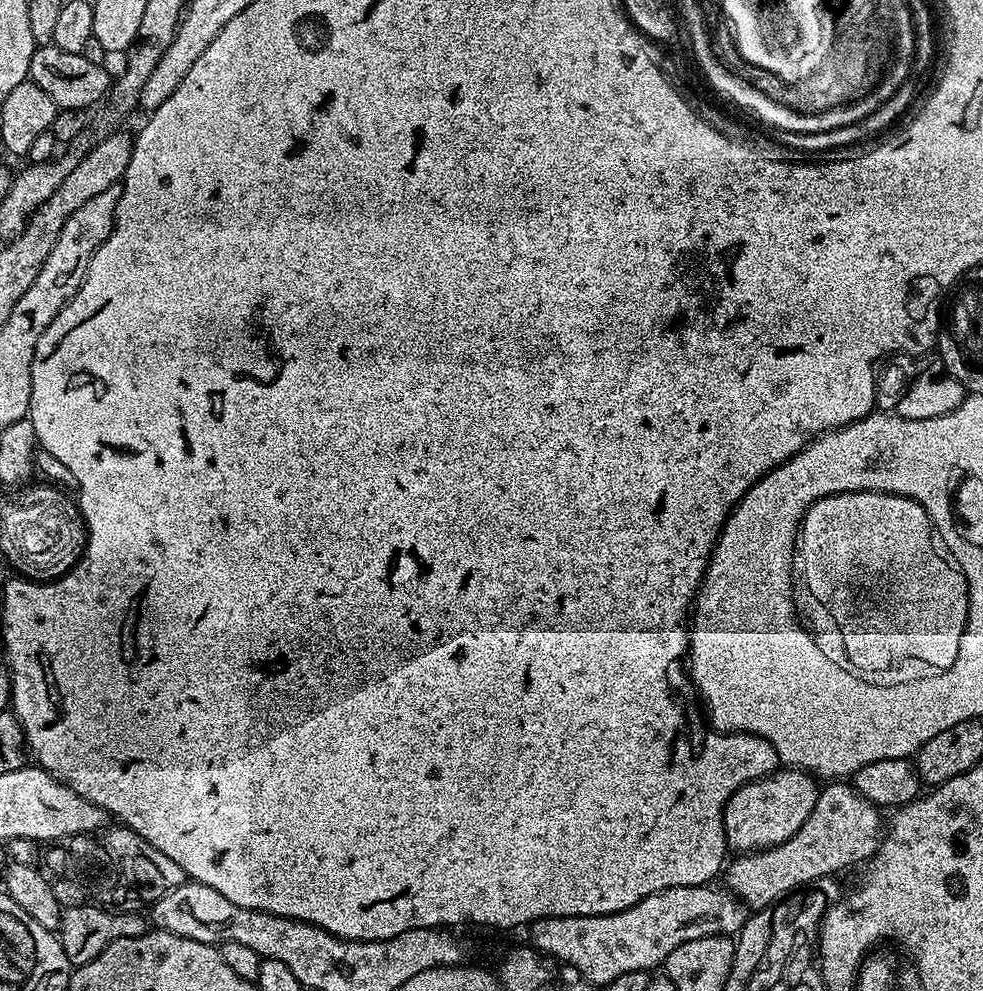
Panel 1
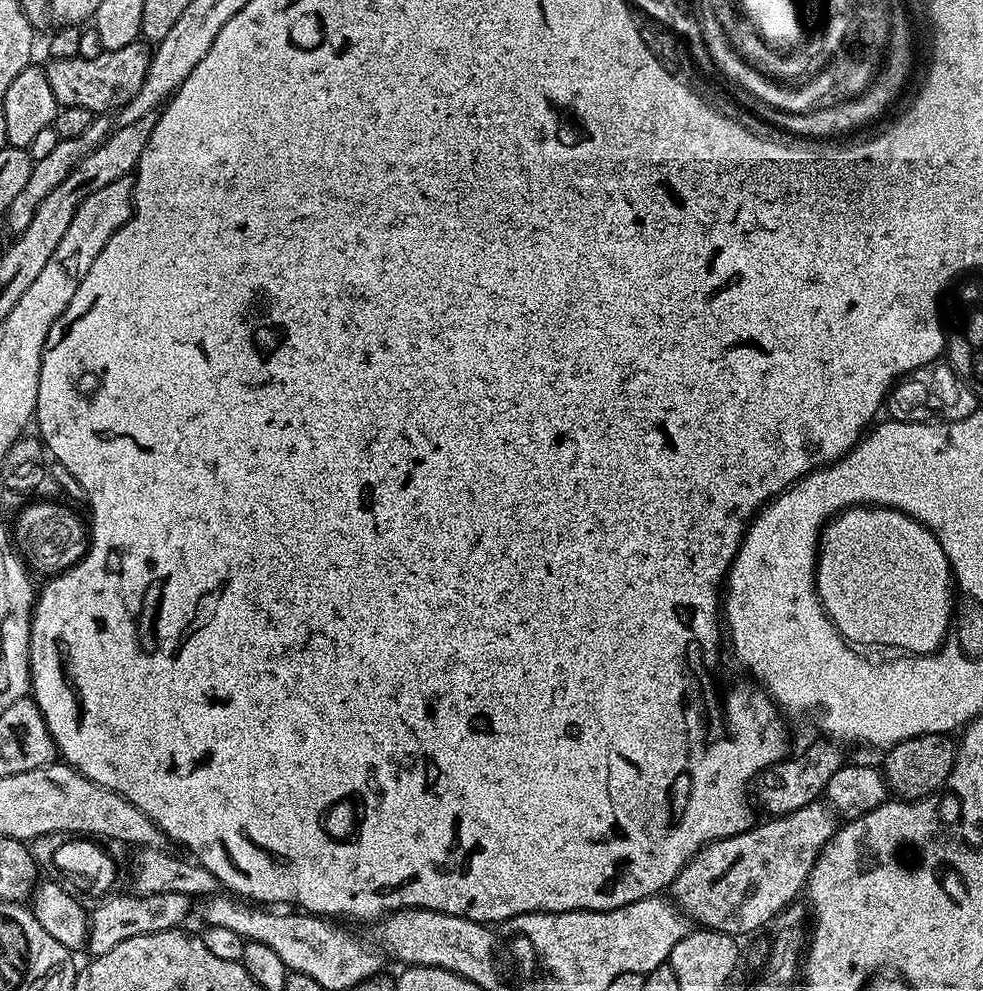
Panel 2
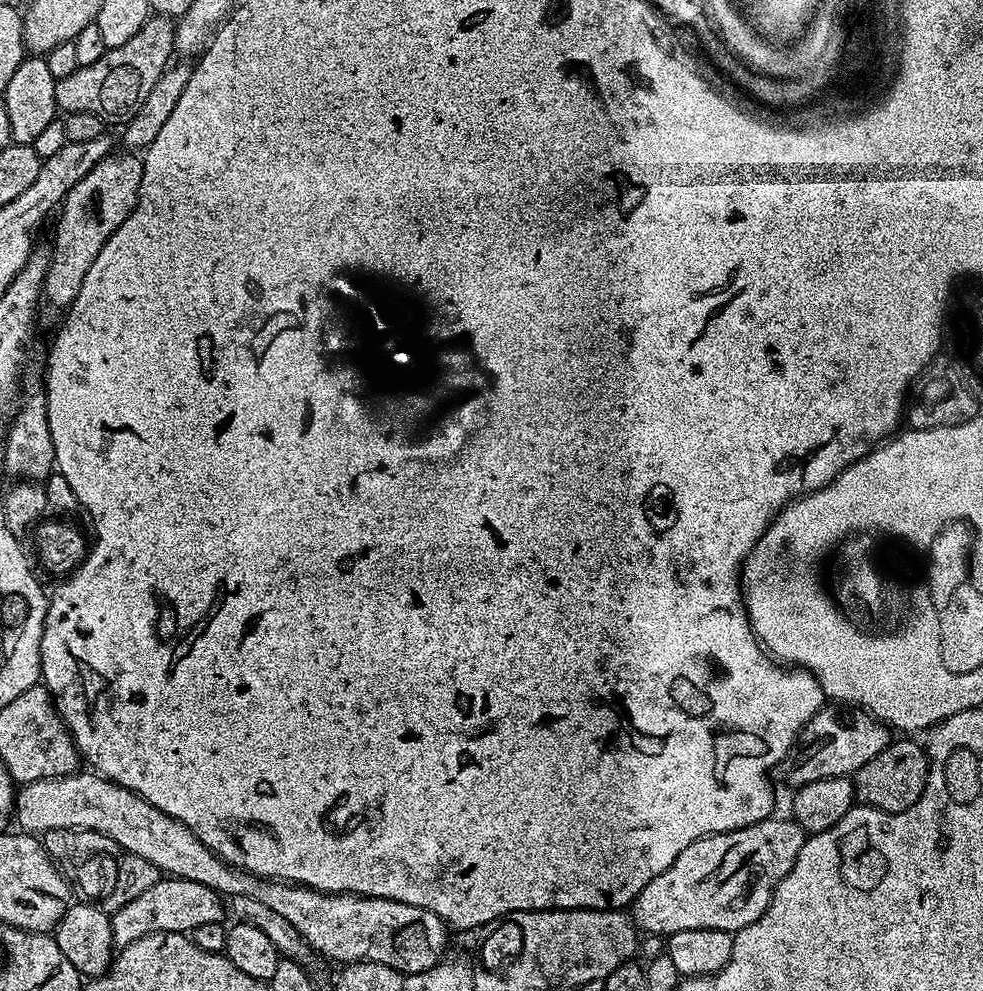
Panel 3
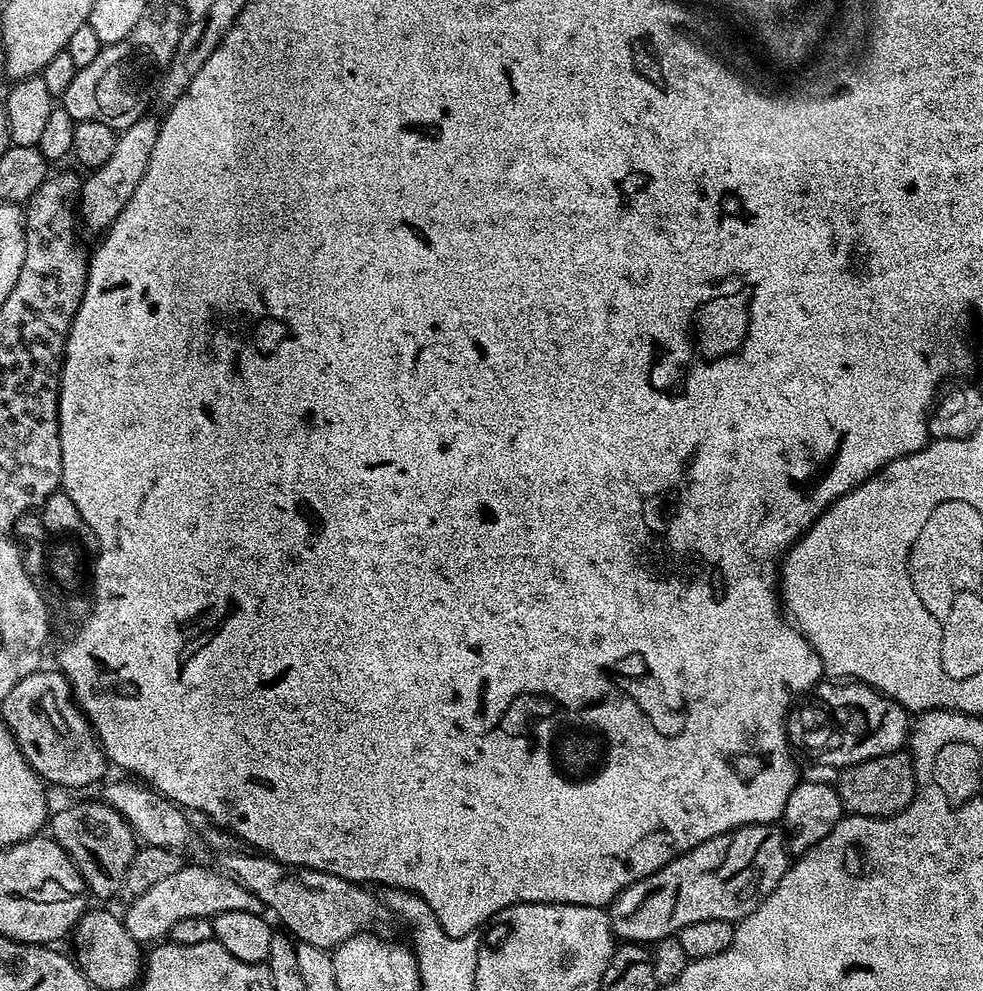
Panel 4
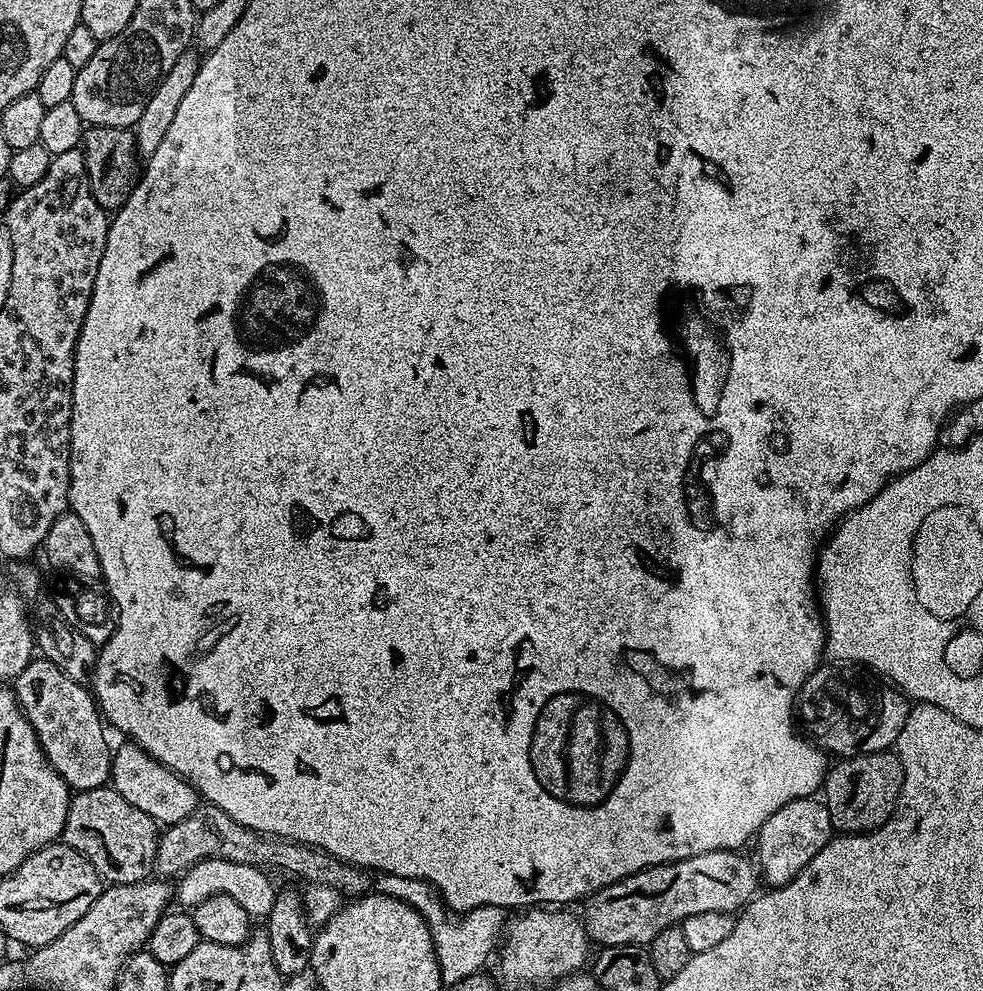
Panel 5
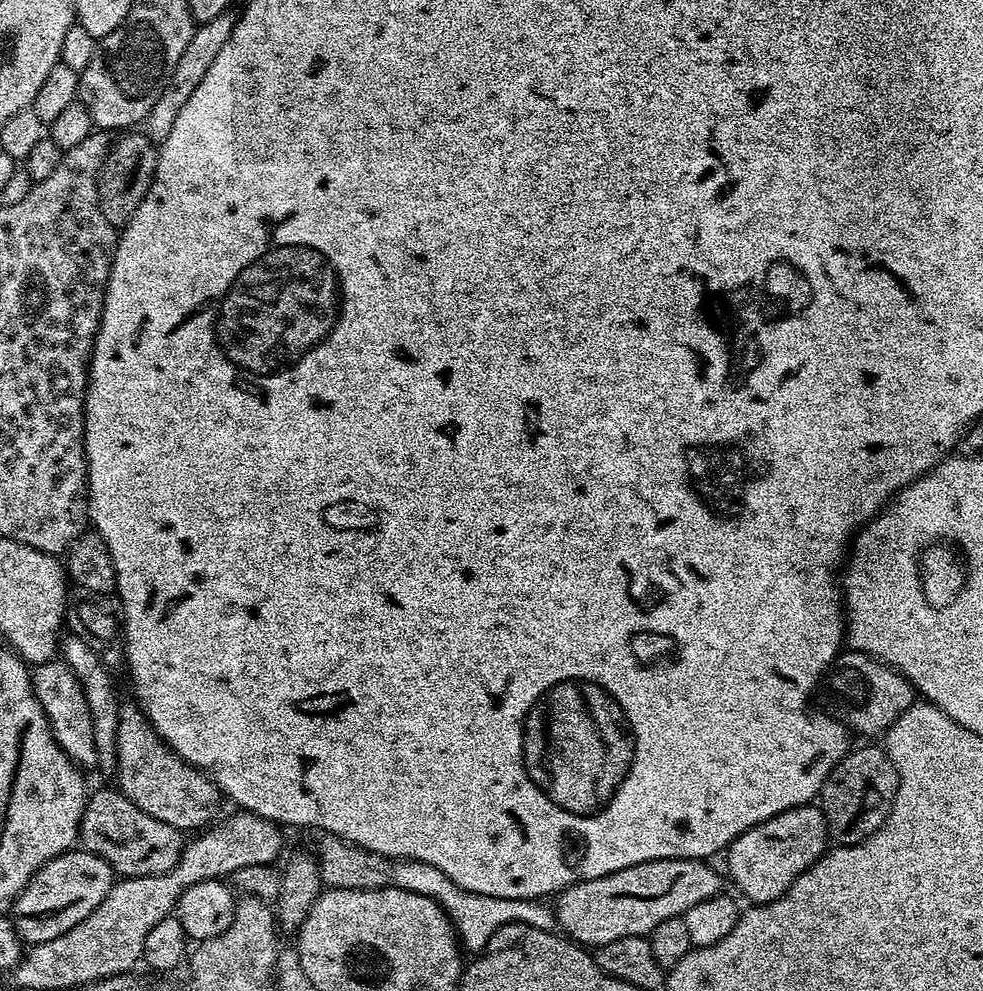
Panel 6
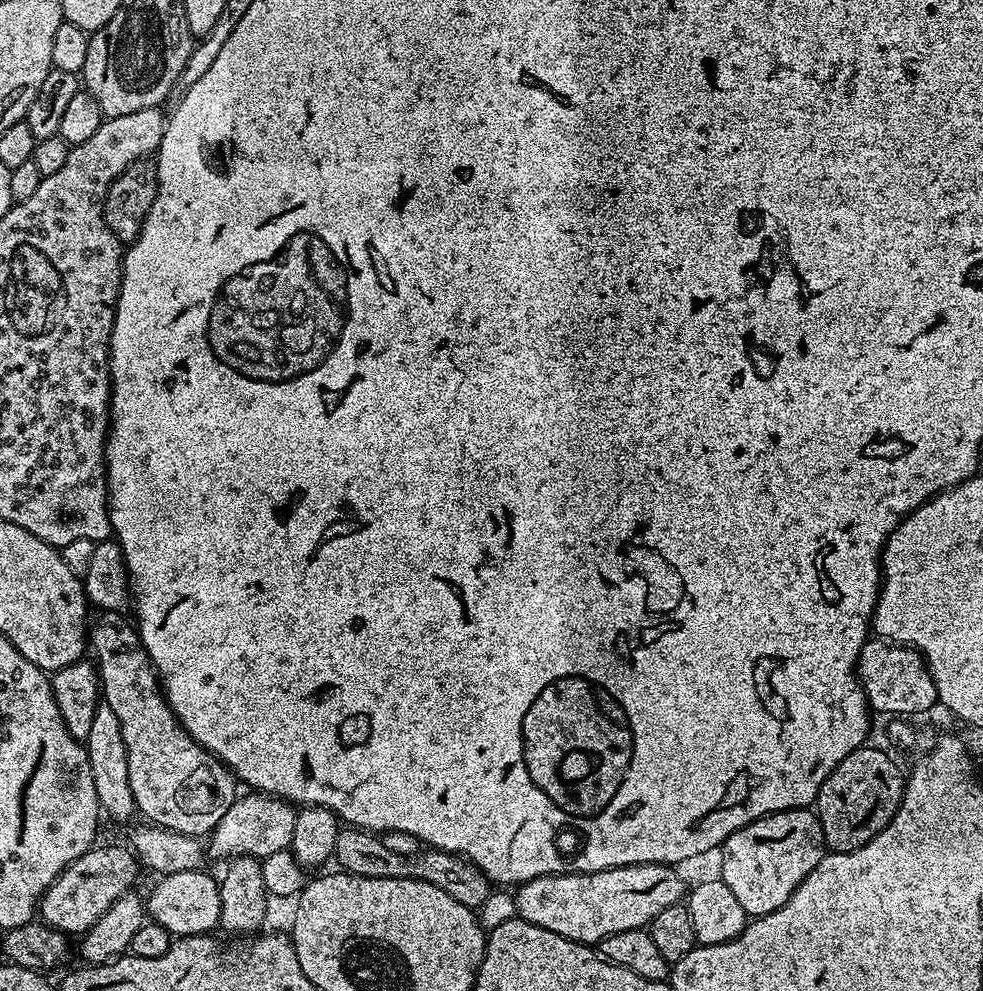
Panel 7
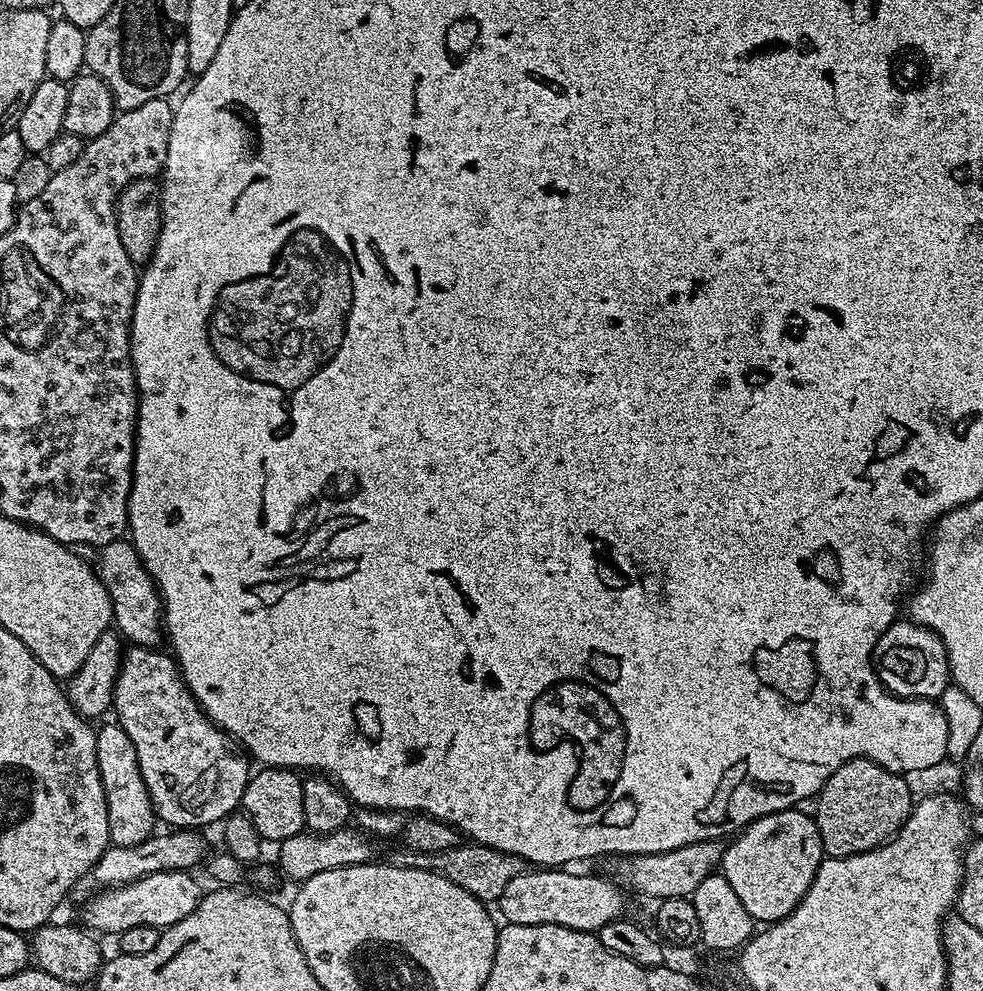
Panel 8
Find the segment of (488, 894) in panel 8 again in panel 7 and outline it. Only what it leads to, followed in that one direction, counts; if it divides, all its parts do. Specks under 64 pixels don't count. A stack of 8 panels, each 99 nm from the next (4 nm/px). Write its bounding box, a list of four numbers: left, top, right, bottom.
[335,826,490,910]

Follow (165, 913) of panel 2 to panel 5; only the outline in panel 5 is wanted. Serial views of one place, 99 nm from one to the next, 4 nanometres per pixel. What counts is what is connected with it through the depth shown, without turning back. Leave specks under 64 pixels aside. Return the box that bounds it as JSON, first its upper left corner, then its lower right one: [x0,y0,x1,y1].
[174,860,277,918]

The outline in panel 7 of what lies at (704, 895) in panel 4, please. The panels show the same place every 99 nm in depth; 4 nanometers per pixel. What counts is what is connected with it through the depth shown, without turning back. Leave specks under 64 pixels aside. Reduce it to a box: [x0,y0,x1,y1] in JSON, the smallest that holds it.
[515,864,686,946]

